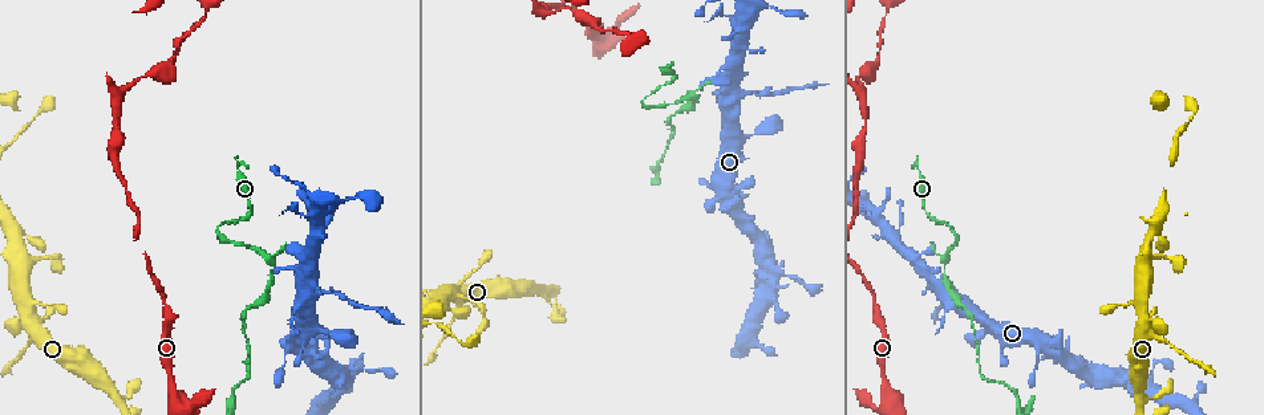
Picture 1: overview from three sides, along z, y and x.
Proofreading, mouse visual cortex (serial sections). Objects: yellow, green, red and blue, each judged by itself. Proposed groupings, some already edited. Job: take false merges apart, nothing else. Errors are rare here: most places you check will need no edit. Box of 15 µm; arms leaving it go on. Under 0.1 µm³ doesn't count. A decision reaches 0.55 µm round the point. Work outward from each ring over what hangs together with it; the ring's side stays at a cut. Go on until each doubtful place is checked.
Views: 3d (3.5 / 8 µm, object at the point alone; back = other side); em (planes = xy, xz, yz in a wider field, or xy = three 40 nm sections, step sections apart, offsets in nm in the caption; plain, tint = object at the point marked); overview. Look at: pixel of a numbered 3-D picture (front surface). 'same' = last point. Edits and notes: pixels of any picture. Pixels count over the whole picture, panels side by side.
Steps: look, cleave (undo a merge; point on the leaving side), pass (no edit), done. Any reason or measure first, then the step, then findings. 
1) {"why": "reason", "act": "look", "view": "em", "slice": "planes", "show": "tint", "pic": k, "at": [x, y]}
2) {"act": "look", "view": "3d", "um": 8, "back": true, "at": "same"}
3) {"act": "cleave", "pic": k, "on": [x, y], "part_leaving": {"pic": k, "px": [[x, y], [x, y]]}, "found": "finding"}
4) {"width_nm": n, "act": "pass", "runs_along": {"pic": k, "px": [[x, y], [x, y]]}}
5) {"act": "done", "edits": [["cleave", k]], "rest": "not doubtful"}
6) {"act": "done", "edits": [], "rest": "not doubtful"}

{"why": "abrupt turn", "act": "look", "view": "3d", "um": 3.5, "back": true, "pic": 1, "at": [1146, 318]}

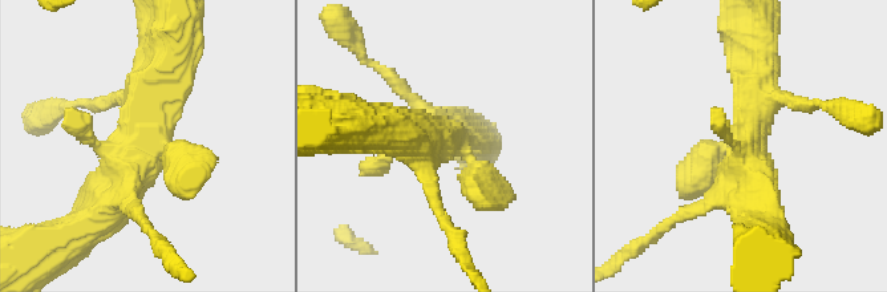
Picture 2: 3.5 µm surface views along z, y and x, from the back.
{"act": "look", "view": "em", "slice": "xy", "step": 5, "show": "tint", "pic": 2, "at": [749, 141]}

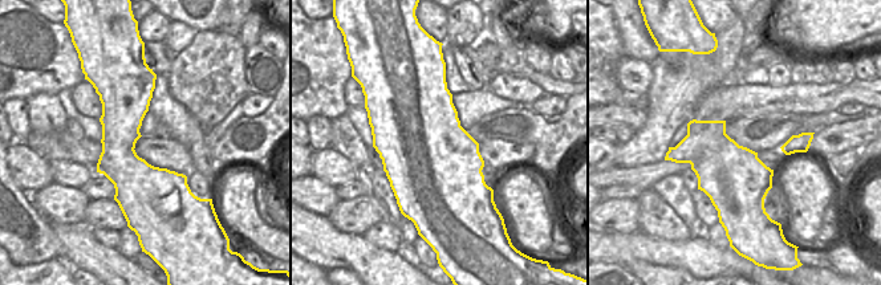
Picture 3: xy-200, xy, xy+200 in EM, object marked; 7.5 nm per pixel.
{"act": "look", "view": "em", "slice": "xy", "step": 1, "show": "tint", "at": "same"}

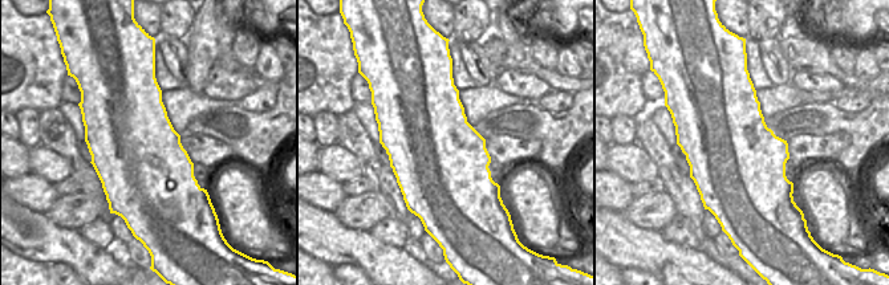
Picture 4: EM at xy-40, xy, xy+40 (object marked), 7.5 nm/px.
{"width_nm": 700, "act": "pass", "runs_along": {"pic": 2, "px": [[96, 220], [166, 57]]}, "found": "all the same cell"}

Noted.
{"act": "look", "view": "3d", "um": 8, "pic": 1, "at": [217, 233]}

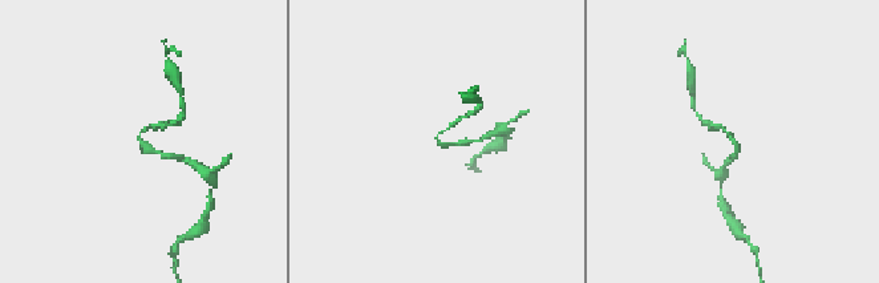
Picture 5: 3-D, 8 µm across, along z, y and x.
{"why": "closer look", "act": "look", "view": "3d", "um": 3.5, "pic": 5, "at": [731, 139]}

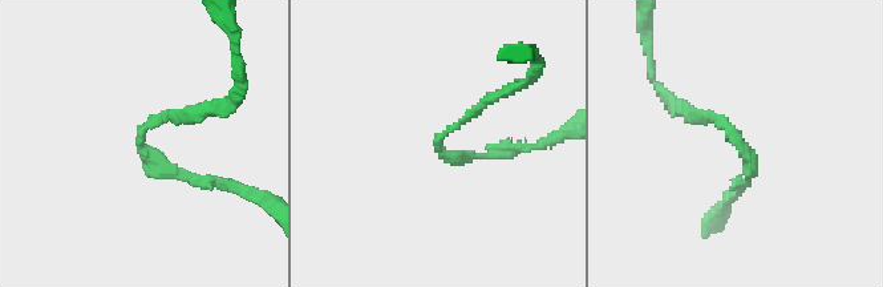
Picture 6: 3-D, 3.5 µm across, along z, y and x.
{"why": "shape alone is not enough", "act": "look", "view": "em", "slice": "xy", "step": 2, "show": "tint", "pic": 6, "at": [140, 142]}

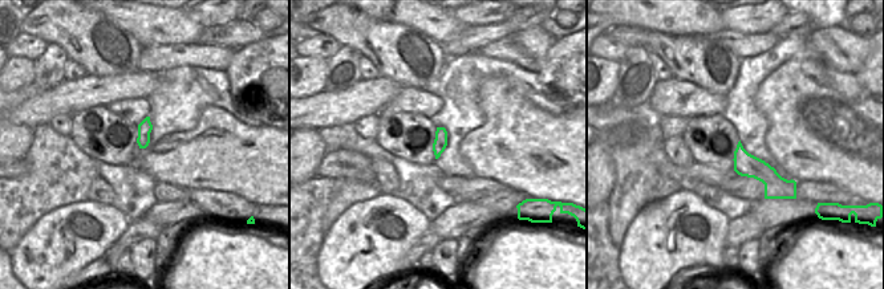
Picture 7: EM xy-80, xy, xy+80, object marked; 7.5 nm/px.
{"act": "pass", "runs_along": {"pic": 7, "px": [[739, 149], [779, 187], [791, 187]]}, "found": "all the same cell"}

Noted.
{"why": "three-way junction", "act": "look", "view": "3d", "um": 3.5, "pic": 1, "at": [741, 90]}

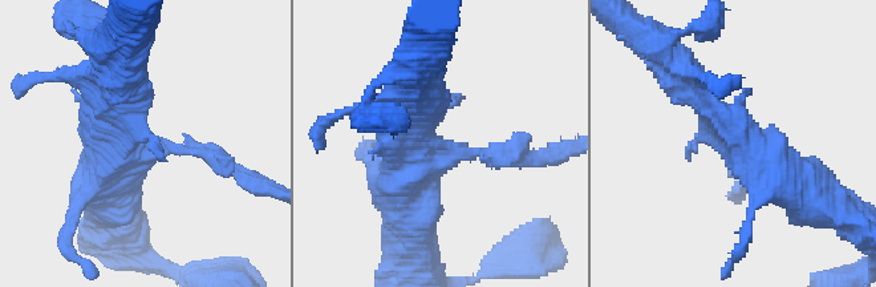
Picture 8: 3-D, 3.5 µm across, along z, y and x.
{"act": "look", "view": "em", "slice": "xy", "step": 5, "show": "tint", "pic": 8, "at": [441, 155]}

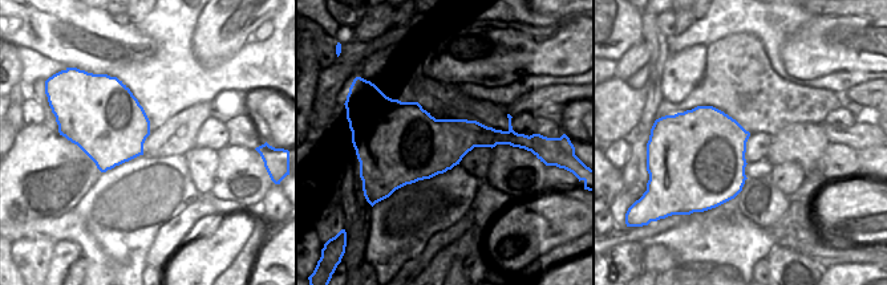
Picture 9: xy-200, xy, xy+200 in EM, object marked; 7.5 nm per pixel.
{"width_nm": 550, "act": "pass", "runs_along": {"pic": 8, "px": [[815, 202], [743, 149], [682, 80]]}, "found": "one cell here"}

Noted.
{"act": "done", "edits": [], "rest": "not doubtful"}

